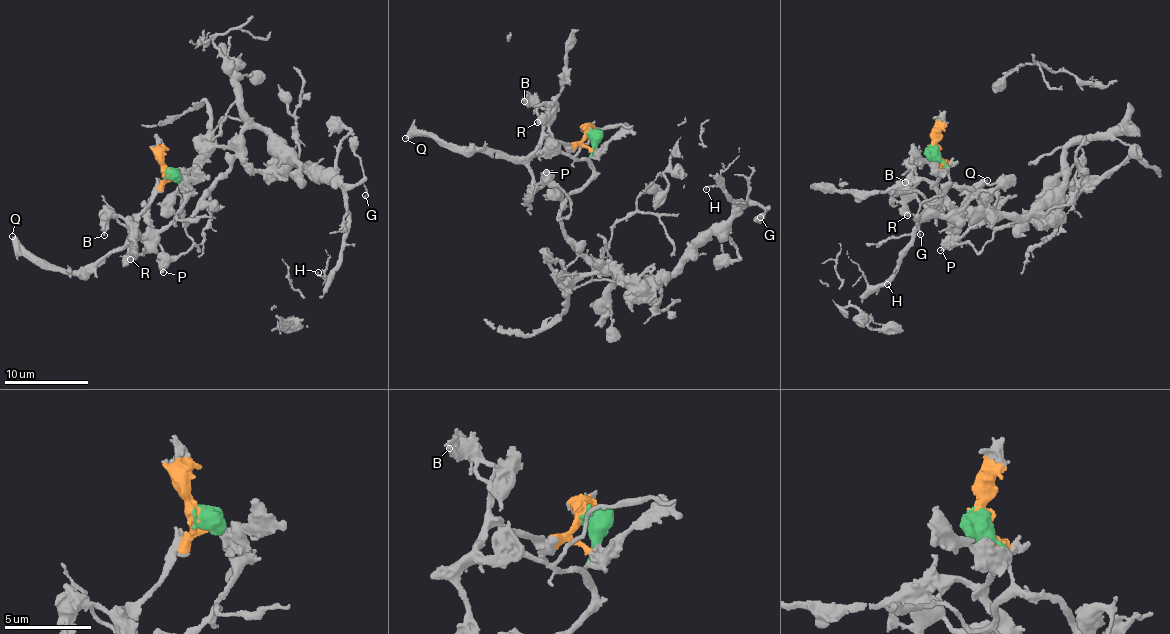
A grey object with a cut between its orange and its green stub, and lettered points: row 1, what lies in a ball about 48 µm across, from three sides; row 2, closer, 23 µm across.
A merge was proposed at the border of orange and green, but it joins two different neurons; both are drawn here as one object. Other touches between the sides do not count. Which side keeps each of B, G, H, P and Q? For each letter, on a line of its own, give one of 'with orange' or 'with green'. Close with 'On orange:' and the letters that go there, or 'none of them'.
B: with orange
G: with green
H: with green
P: with orange
Q: with orange
On orange: B, P, Q

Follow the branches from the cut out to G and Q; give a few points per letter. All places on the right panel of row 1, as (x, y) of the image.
G: (931, 146), (993, 226), (1019, 223), (1064, 179), (1024, 214), (918, 217), (921, 235)
Q: (931, 146), (941, 177), (938, 184), (940, 202), (956, 215), (952, 219), (955, 226), (973, 192), (987, 180)

